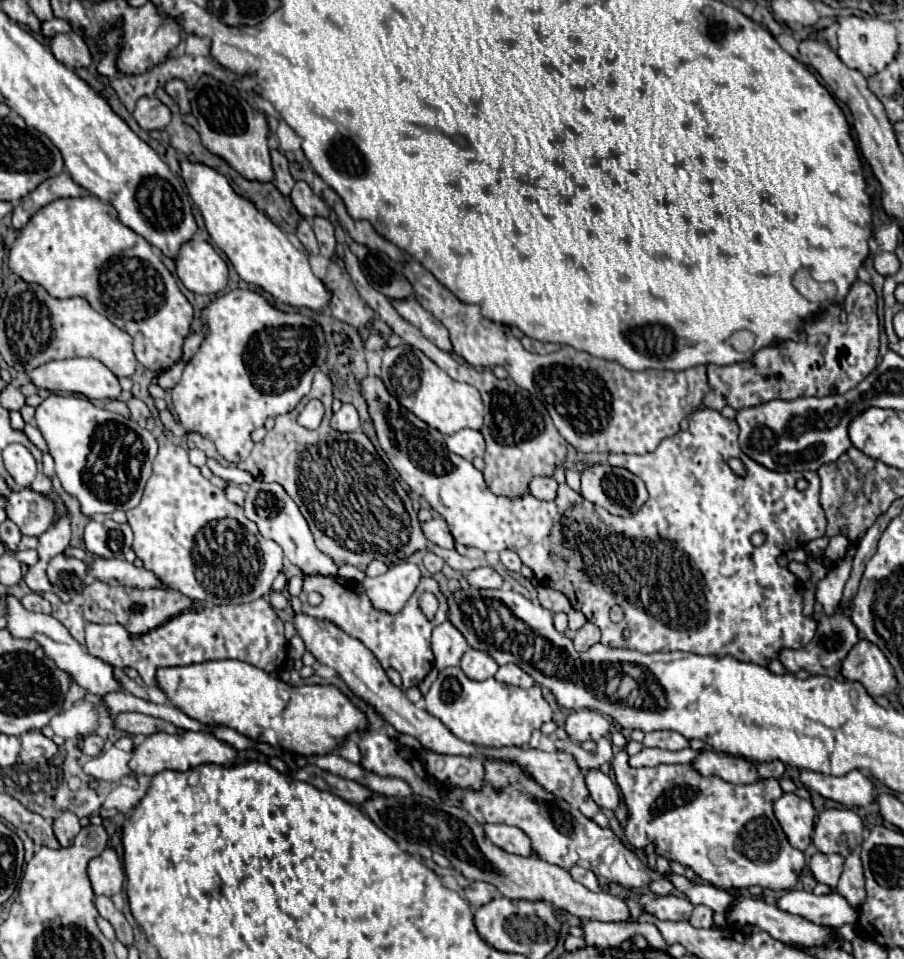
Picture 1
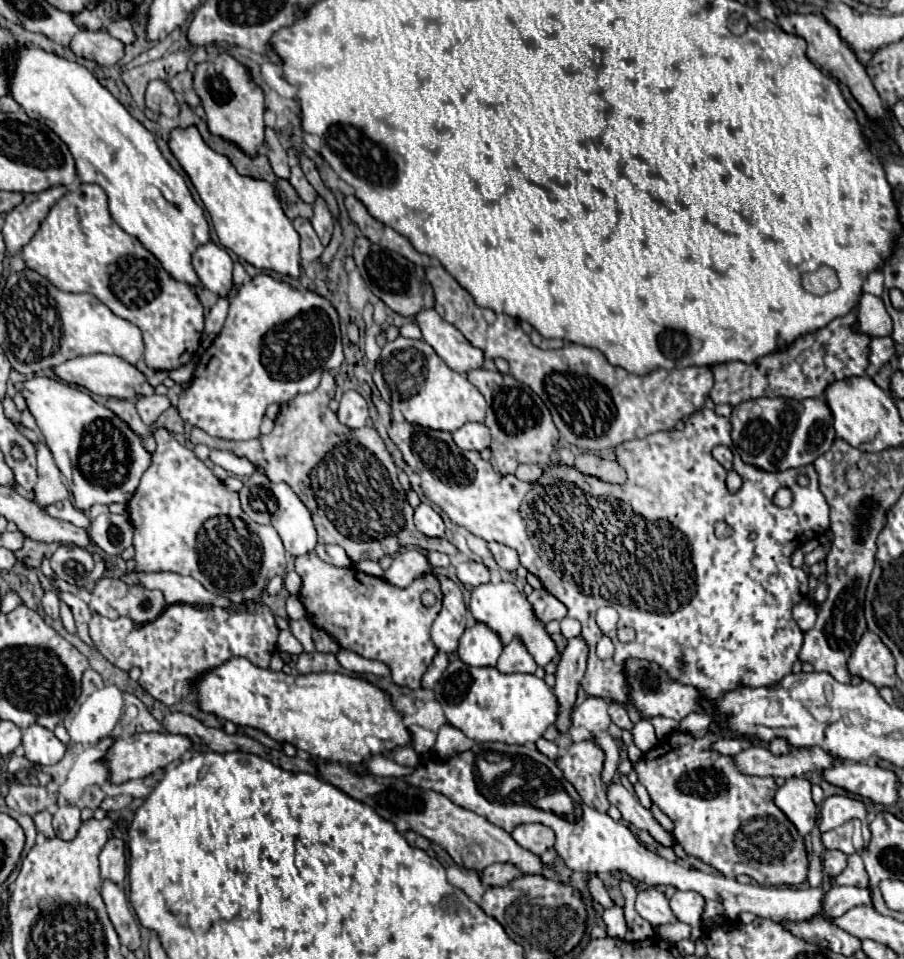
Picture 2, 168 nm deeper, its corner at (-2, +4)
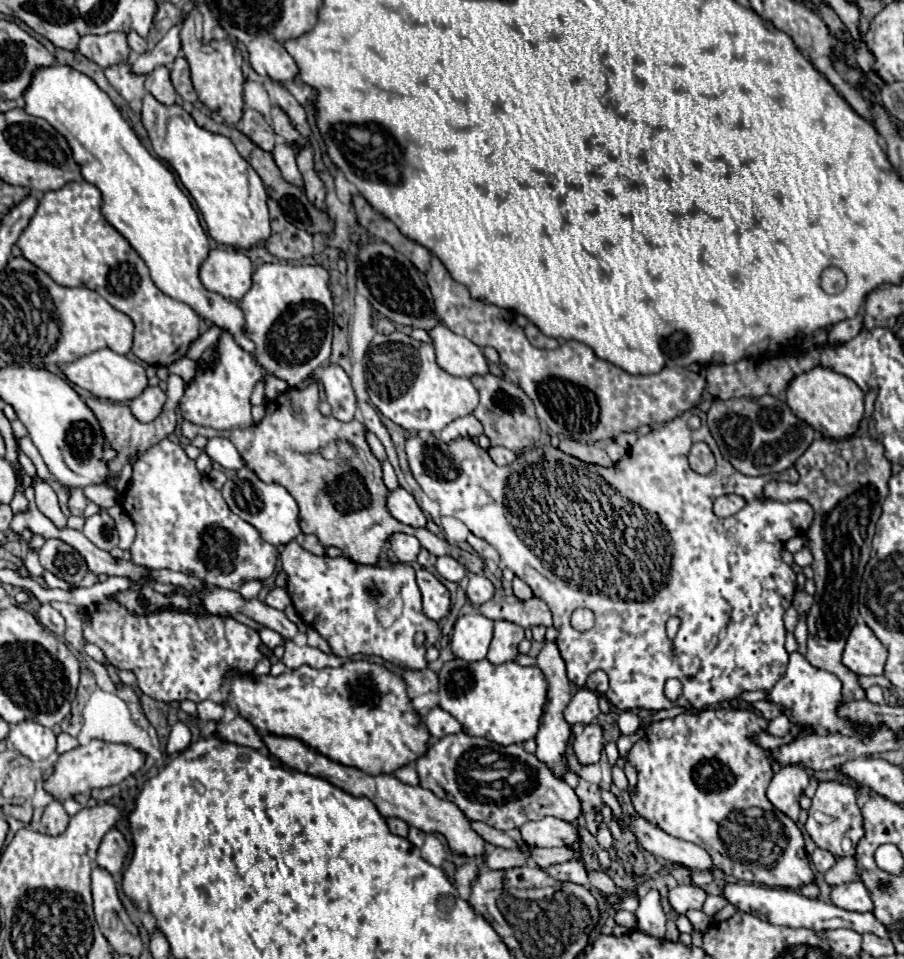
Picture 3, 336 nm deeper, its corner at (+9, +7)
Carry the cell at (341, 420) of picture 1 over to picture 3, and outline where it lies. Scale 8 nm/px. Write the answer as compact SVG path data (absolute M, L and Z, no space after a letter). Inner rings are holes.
M324 364L312 372L312 380L324 384L332 416L340 422L350 422L356 410L356 396L344 368L338 364Z

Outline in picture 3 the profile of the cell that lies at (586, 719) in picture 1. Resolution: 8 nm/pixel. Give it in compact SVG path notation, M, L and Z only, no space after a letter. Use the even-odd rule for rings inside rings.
M580 688L570 704L566 706L564 710L564 718L568 724L592 724L596 720L596 716L600 714L600 708L598 708L598 696L588 690L588 688Z

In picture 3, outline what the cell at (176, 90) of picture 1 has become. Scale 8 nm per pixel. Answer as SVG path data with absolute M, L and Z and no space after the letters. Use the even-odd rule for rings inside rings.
M178 56L174 60L174 64L170 66L170 76L172 76L172 84L176 88L176 92L182 96L182 100L186 102L196 102L196 90L192 88L192 80L190 80L190 68L188 62L184 60L184 56Z

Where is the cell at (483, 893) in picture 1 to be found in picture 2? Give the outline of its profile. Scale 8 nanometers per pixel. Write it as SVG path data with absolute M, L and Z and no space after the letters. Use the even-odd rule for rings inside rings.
M489 865L483 873L481 873L481 883L485 887L505 887L507 883L511 883L515 877L519 877L517 867L513 865Z

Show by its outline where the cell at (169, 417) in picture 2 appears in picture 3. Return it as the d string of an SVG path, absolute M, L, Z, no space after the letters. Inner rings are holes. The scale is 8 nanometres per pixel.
M170 374L170 378L168 378L168 392L166 392L166 394L168 394L168 400L166 400L166 404L164 404L164 410L162 410L162 414L160 414L156 420L152 420L152 422L148 422L148 424L138 422L138 420L132 416L128 404L120 402L110 402L110 404L106 404L106 400L100 400L100 398L96 398L96 396L86 398L86 406L94 412L94 416L96 416L98 422L100 422L100 428L102 428L102 432L104 432L106 444L116 452L116 456L108 462L108 470L112 472L112 476L120 476L122 466L128 462L128 458L130 458L132 454L142 456L150 446L154 446L154 444L158 444L160 440L168 438L168 434L172 434L172 432L176 430L176 406L178 406L178 402L180 402L184 390L186 390L186 382L184 382L180 376Z

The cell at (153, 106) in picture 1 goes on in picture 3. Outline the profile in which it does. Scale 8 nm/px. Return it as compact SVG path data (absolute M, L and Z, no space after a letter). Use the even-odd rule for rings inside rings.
M160 66L156 68L154 72L150 72L146 76L146 82L144 82L146 90L162 104L174 104L176 102L176 90L172 88L172 82L170 82L170 70L166 66Z

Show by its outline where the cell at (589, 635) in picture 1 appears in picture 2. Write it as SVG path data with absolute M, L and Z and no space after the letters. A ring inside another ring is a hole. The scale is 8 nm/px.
M583 637L569 639L559 665L557 665L557 683L555 683L555 695L559 699L559 717L557 717L557 729L561 733L567 733L571 727L571 707L577 697L577 687L585 675L587 665L587 643L583 643Z

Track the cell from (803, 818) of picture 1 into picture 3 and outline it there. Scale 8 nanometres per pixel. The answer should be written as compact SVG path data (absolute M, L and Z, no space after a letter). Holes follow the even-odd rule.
M788 764L774 774L766 790L766 796L774 804L774 808L788 814L792 820L798 820L800 814L798 798L802 796L806 786L808 786L806 770L800 768L798 764Z

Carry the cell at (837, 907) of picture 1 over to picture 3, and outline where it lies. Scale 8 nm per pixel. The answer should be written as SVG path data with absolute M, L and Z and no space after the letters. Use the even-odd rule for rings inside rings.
M860 880L842 884L842 886L834 886L830 898L836 906L840 906L844 910L852 910L852 912L872 912L874 910L870 892Z

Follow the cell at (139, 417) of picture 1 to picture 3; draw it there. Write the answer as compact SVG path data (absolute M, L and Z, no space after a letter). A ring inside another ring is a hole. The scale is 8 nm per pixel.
M148 386L138 398L134 398L128 406L132 410L132 414L136 416L136 420L140 422L152 422L160 412L162 406L166 402L166 392L160 388L152 388Z

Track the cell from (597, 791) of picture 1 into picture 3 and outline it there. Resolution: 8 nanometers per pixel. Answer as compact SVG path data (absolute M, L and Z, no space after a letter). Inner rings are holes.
M634 816L630 828L636 834L638 842L644 846L644 850L648 850L650 854L658 858L664 858L672 864L686 866L690 870L712 870L714 868L712 858L708 856L704 848L666 834L664 830L652 826L646 818Z

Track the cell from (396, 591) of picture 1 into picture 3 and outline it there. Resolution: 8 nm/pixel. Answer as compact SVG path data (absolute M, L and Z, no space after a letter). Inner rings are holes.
M392 534L390 548L394 550L394 554L400 562L412 564L412 562L416 562L416 556L420 552L420 542L410 534Z

